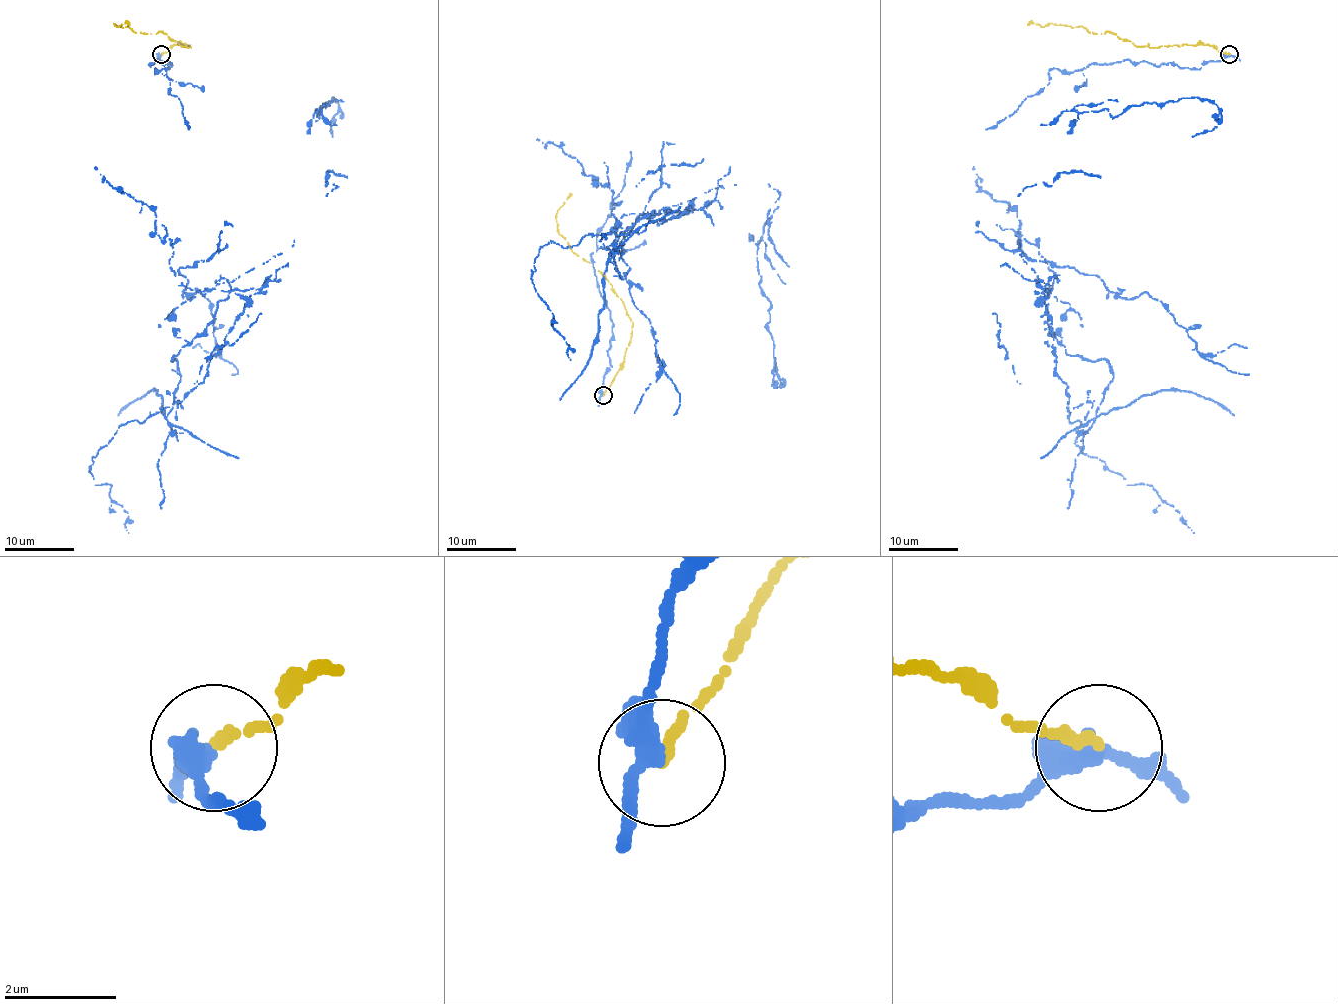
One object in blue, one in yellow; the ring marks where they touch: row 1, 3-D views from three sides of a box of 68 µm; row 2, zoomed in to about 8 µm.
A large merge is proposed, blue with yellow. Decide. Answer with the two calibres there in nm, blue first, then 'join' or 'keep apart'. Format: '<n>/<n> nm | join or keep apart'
320/200 nm | keep apart

